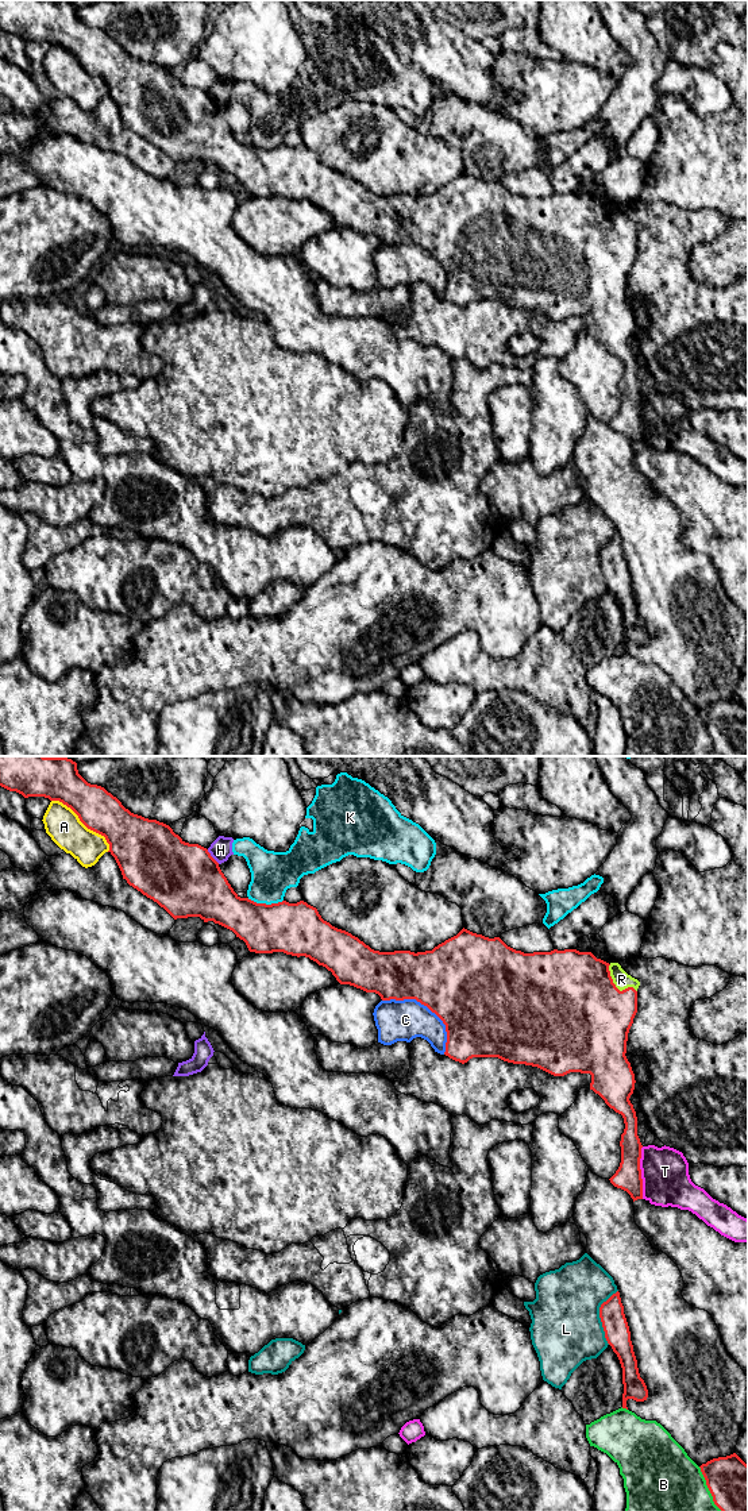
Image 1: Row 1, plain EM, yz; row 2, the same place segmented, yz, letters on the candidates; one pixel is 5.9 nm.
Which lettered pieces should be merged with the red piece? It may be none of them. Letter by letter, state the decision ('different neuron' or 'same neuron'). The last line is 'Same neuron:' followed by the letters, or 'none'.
A: different neuron
B: different neuron
C: different neuron
H: different neuron
K: different neuron
L: different neuron
R: same neuron
T: different neuron
Same neuron: R

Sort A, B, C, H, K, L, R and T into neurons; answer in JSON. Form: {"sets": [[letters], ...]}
{"sets": [["A"], ["B"], ["C"], ["H"], ["K"], ["L"], ["R"], ["T"]]}

